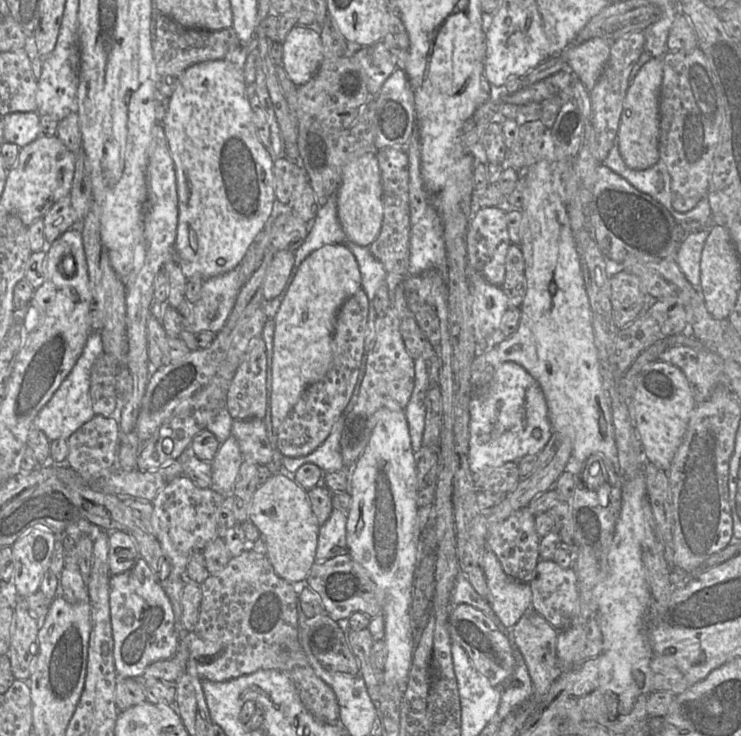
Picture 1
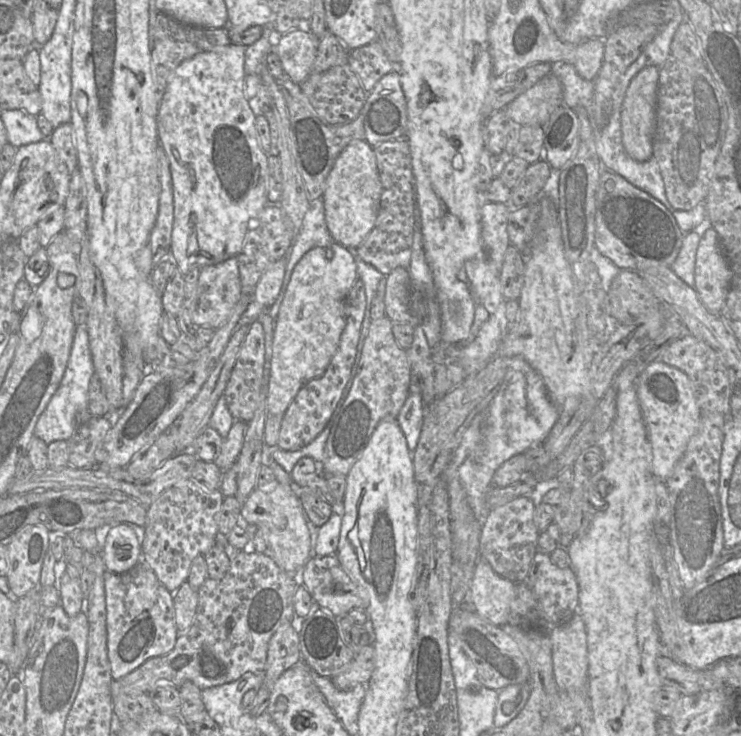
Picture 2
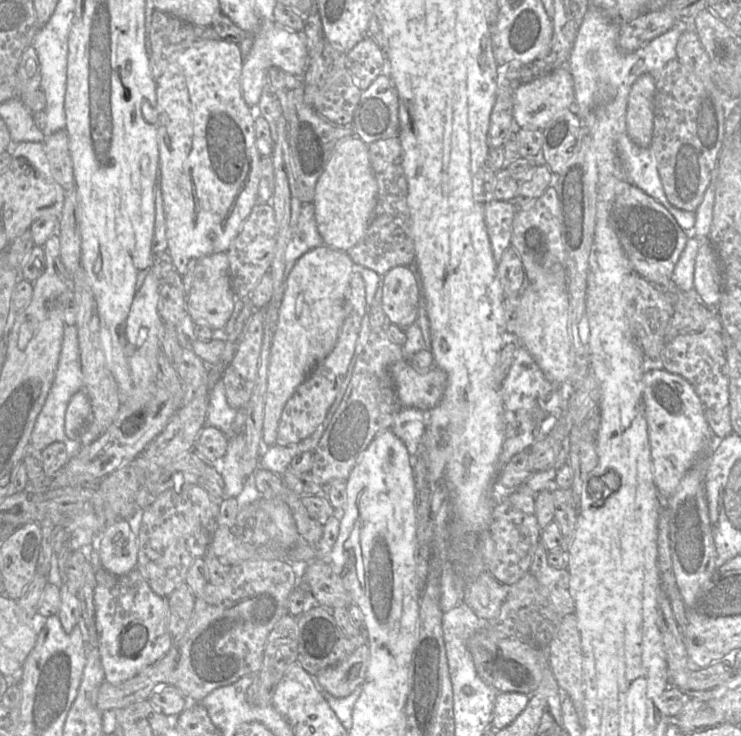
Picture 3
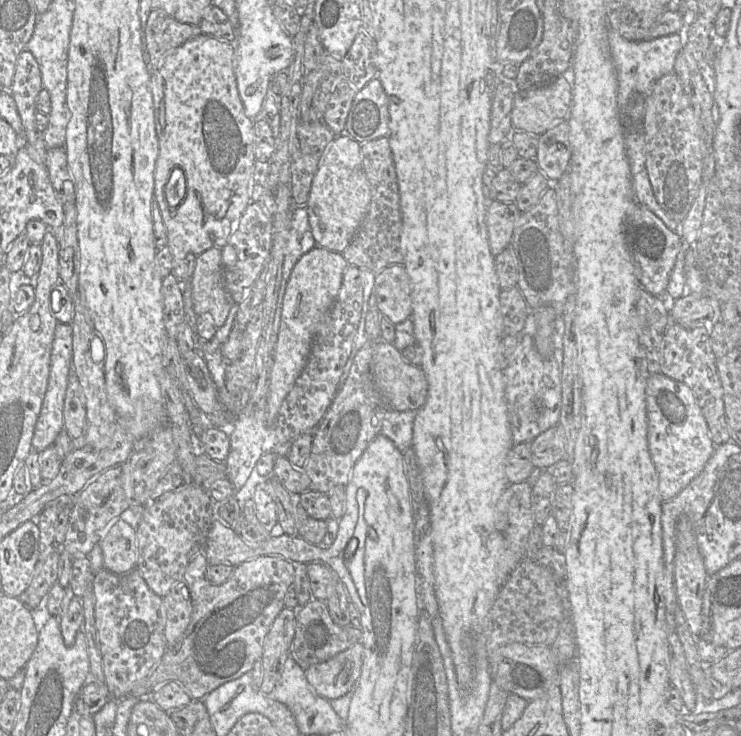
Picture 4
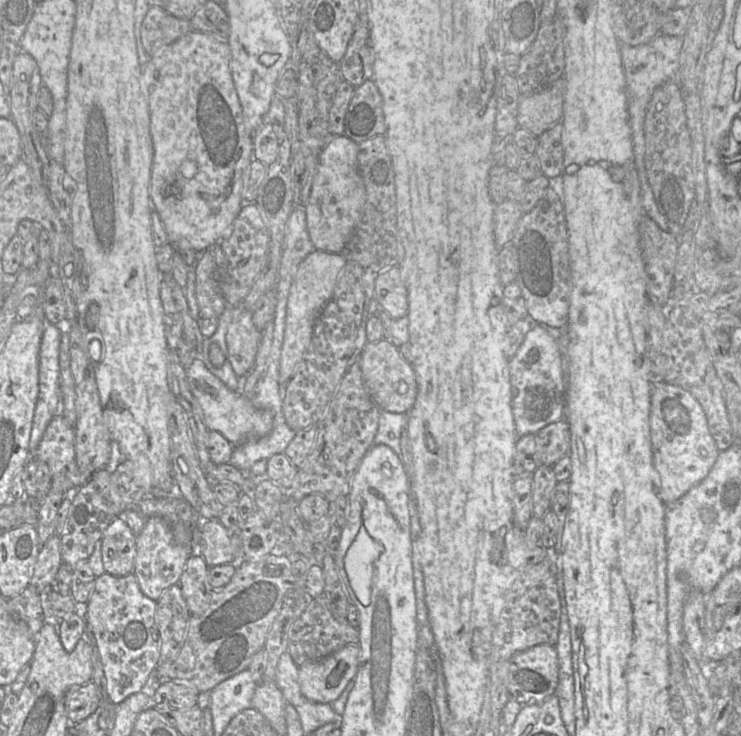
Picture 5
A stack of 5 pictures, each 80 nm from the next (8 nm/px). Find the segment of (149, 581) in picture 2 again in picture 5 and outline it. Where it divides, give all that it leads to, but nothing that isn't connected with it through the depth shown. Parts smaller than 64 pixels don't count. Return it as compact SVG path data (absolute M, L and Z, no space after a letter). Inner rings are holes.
M105 572L95 577L94 587L87 604L79 607L83 610L86 630L92 634L99 651L106 678L108 699L113 704L119 704L142 690L153 690L155 686L150 683L159 664L161 646L161 638L155 621L156 607L157 602L141 591L133 572L126 576L113 576Z

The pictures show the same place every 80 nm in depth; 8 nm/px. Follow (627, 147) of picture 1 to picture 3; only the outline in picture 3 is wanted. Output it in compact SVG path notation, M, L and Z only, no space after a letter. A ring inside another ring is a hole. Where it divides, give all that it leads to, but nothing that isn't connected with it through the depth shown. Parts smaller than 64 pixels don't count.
M649 74L639 76L632 85L626 111L626 130L632 142L649 148L652 142L654 111L653 100L656 80Z

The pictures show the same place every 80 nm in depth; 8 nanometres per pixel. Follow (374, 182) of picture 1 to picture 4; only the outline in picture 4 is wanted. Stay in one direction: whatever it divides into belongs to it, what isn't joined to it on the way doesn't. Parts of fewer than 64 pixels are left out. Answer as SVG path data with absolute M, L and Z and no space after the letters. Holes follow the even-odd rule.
M343 133L326 147L305 205L316 244L343 252L358 231L370 202L371 189L362 167L361 144Z

